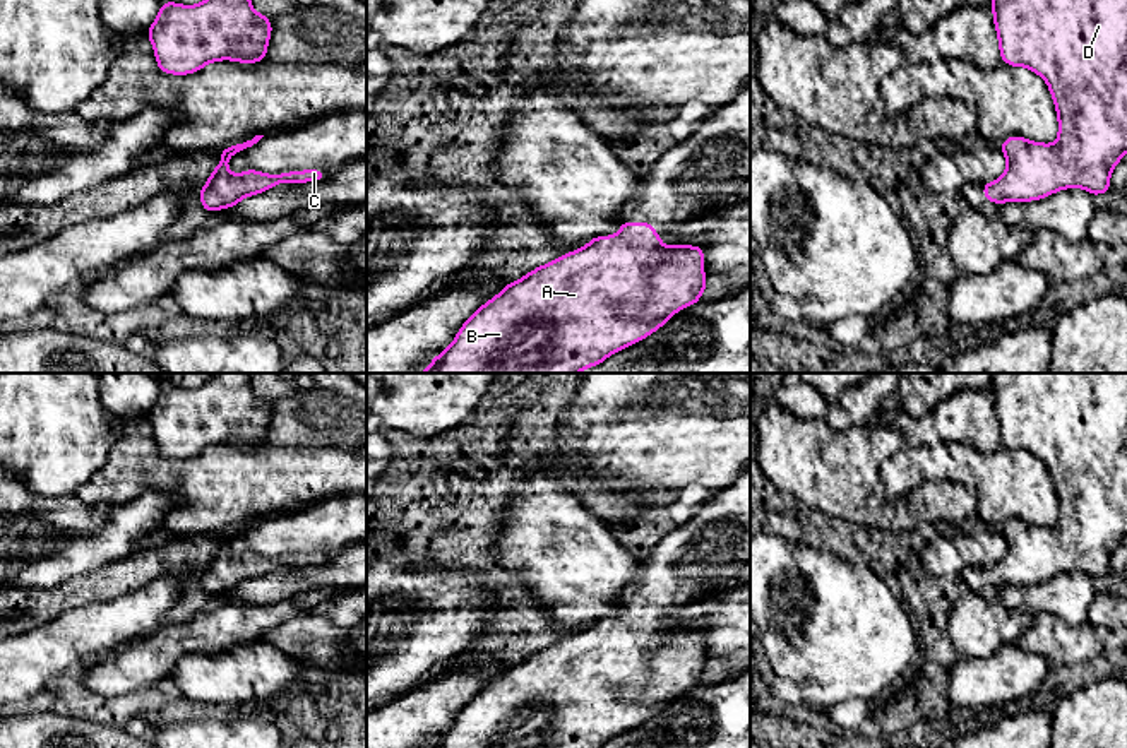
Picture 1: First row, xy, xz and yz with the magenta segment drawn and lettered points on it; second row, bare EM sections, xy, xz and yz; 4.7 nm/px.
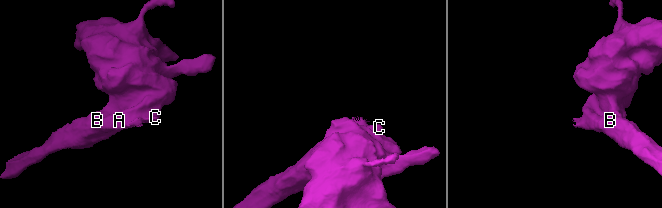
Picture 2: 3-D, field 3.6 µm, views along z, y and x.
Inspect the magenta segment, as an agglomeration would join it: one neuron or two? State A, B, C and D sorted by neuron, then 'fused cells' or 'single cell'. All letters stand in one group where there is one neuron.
groups A B C D; single cell

